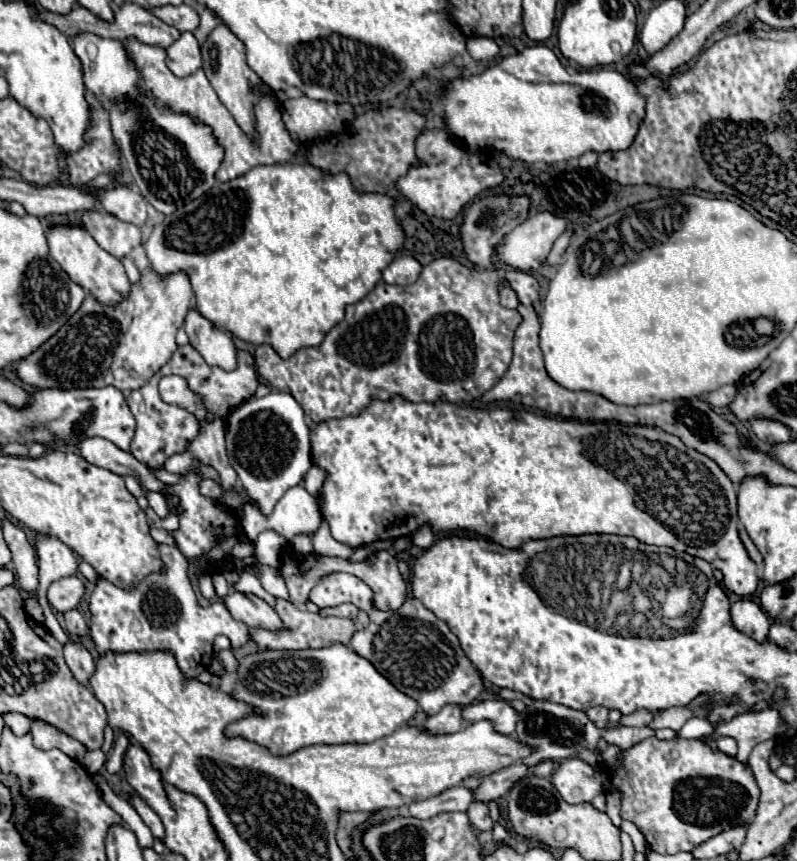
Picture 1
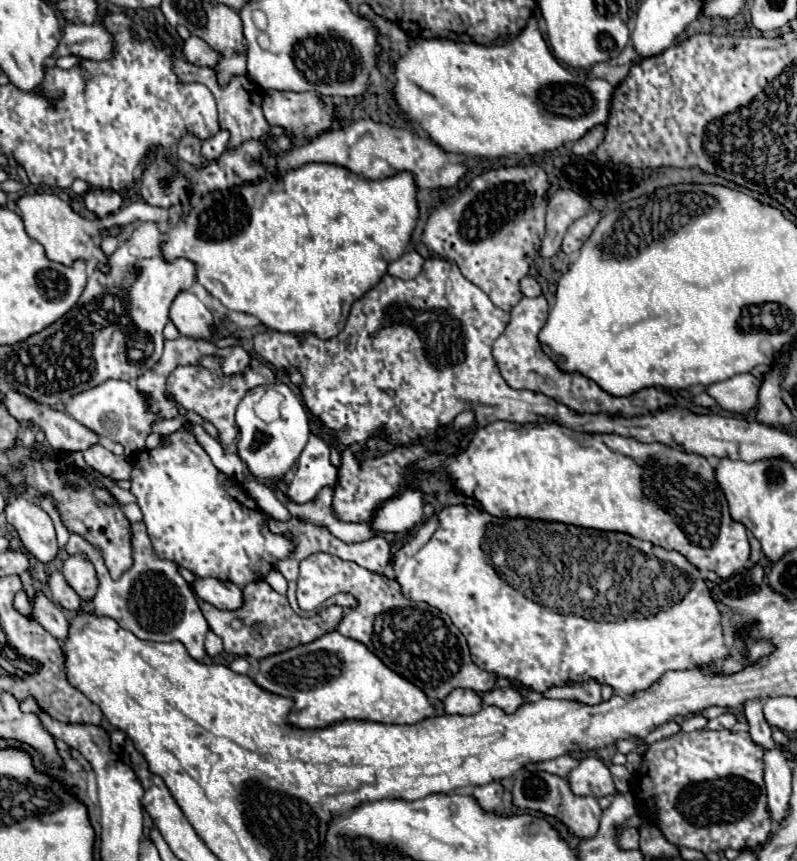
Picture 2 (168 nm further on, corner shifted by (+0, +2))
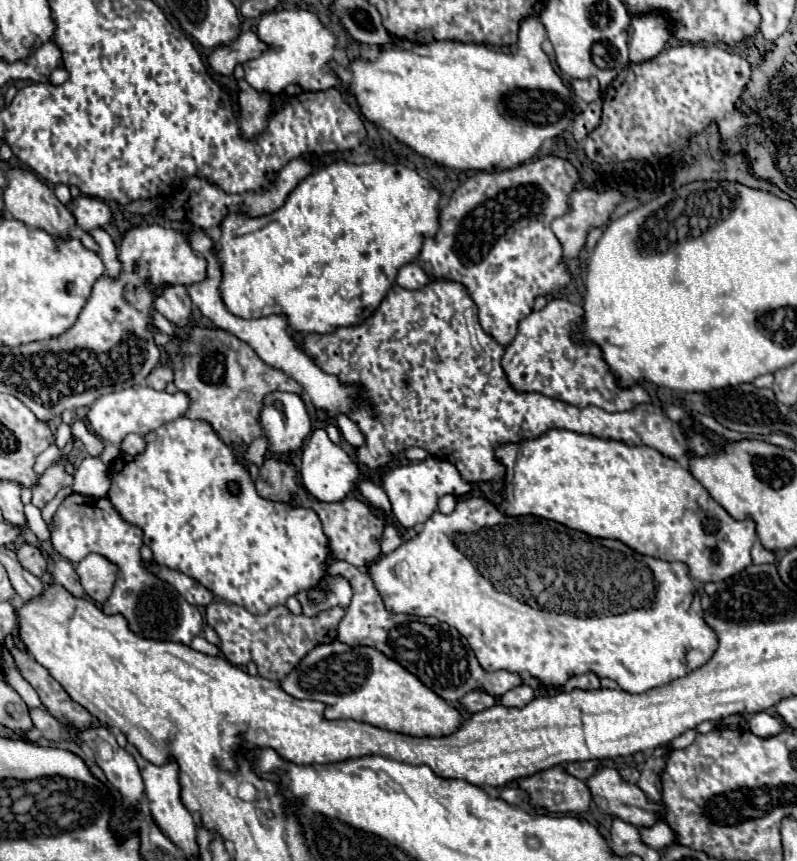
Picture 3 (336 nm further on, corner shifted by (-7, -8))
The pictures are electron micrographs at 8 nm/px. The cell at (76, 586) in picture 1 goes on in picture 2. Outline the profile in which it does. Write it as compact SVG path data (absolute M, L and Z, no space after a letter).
M81 554L69 556L63 562L61 574L67 580L67 584L79 594L79 598L91 600L95 596L99 582L95 576L95 568L85 560L85 556L81 556Z

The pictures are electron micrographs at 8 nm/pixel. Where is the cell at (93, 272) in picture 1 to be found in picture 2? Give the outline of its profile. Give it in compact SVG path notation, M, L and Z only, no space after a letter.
M33 194L23 196L17 200L17 206L21 210L27 234L37 240L43 248L49 260L73 266L77 260L89 262L95 260L95 268L103 274L109 274L109 258L101 250L101 220L87 220L71 210L67 202L63 202L59 196L53 194Z

